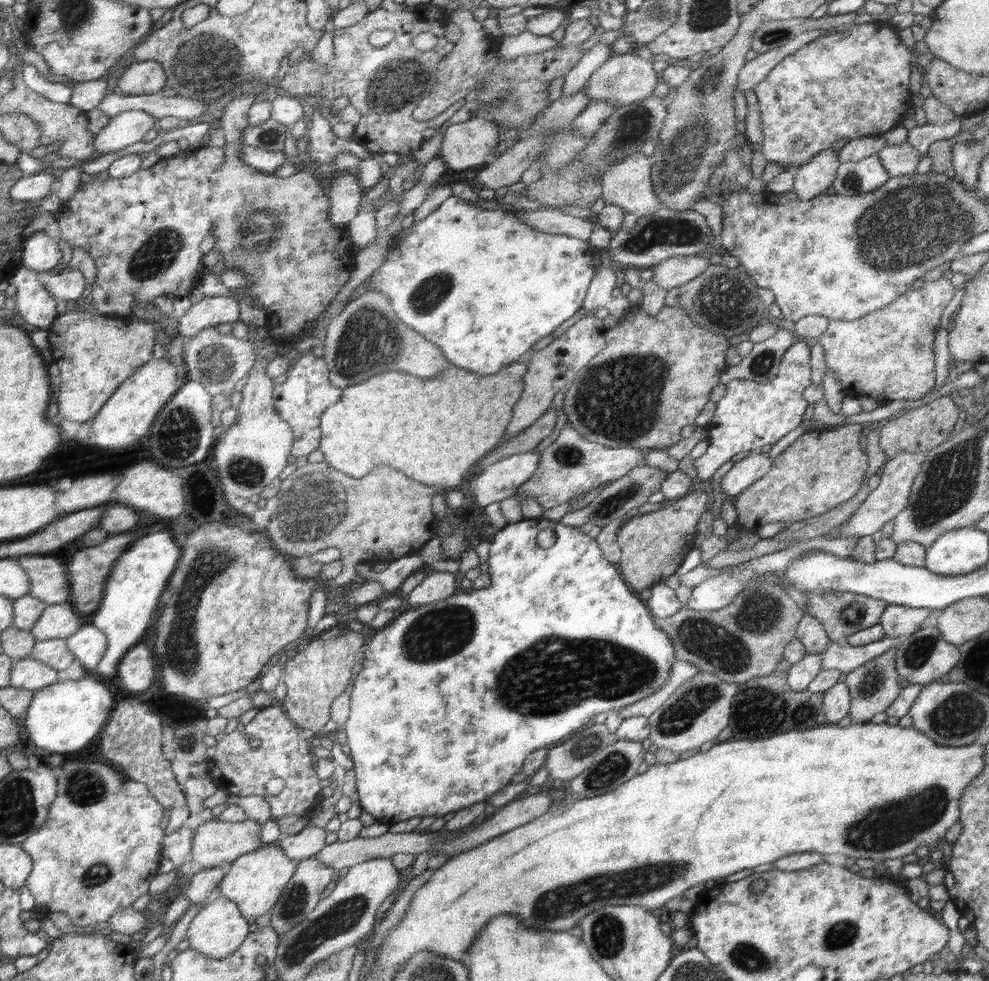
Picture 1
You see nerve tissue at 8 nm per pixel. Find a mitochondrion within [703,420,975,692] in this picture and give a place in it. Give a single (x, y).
(918, 654)

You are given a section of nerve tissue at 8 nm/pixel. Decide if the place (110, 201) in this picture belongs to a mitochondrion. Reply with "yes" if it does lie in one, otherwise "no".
no

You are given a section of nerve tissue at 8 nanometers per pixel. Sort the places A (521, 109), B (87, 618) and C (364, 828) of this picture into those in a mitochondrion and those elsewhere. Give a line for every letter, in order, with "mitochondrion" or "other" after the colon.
A: mitochondrion
B: other
C: other

